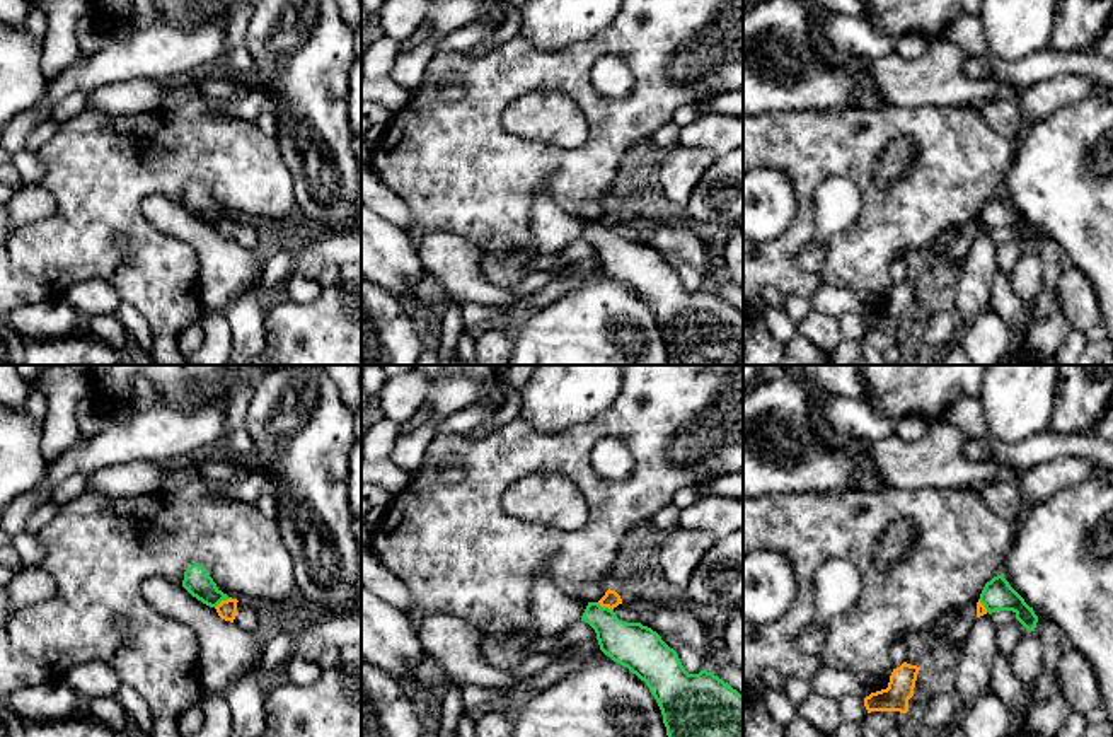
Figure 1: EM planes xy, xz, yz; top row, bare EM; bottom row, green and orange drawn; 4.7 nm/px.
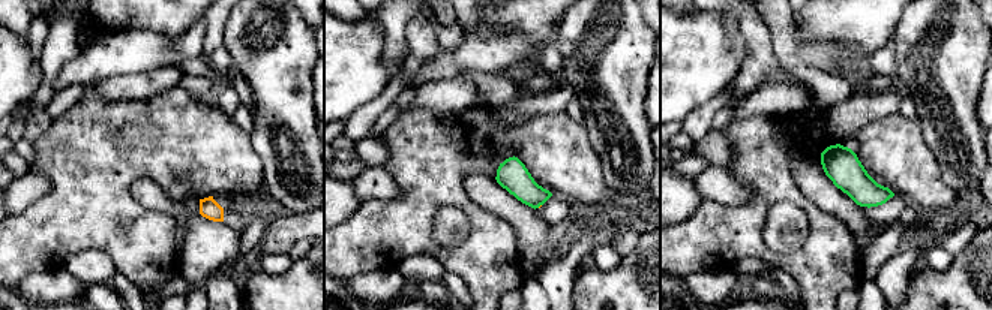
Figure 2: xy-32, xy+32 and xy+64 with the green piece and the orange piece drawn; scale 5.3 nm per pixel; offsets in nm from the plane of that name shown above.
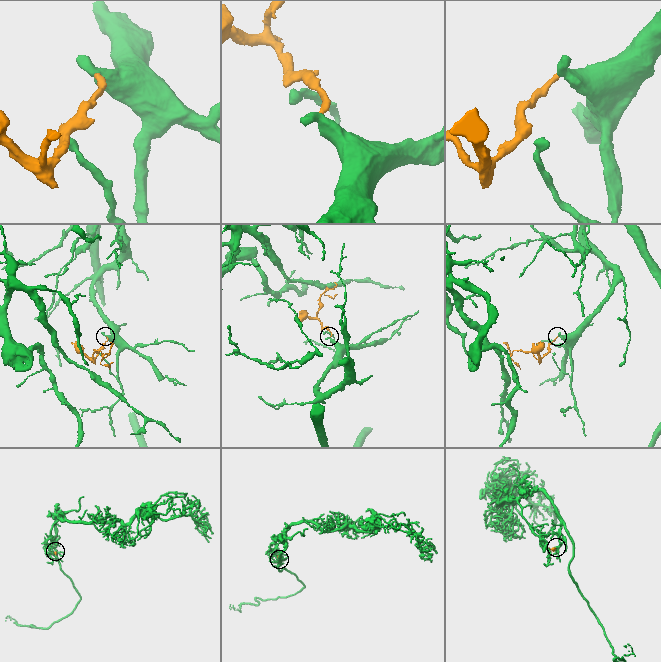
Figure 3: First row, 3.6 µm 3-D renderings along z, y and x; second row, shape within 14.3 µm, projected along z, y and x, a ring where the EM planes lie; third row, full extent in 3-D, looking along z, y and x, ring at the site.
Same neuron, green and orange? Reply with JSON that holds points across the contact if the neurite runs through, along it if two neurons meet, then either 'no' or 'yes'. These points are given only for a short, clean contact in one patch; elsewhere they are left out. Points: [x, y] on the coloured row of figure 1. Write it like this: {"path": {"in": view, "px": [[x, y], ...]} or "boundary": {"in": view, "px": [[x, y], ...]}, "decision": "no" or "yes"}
{"boundary": {"in": "xy", "px": [[230, 597], [215, 608]]}, "decision": "no"}

